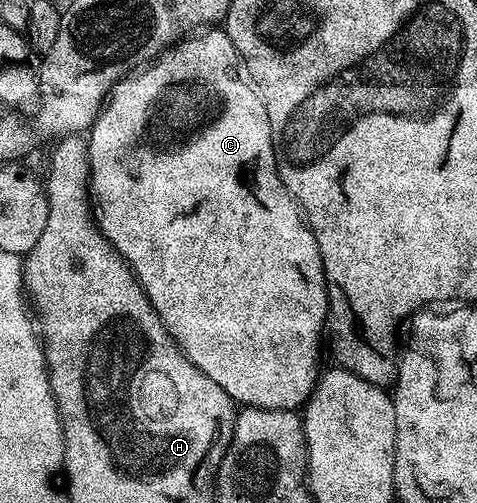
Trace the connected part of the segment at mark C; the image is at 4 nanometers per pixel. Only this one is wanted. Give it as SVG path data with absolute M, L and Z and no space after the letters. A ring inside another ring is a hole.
M204 28L199 32L189 33L173 46L169 46L147 68L123 78L113 88L106 99L106 105L96 115L87 140L90 205L96 226L104 234L104 239L128 263L128 267L146 292L154 312L158 312L162 324L168 329L178 348L241 407L299 411L312 395L316 380L322 373L320 333L325 333L328 321L328 286L324 283L324 265L318 252L318 244L312 231L308 229L307 221L300 207L296 205L295 198L280 179L264 101L251 81L242 76L236 49L227 32L223 28Z

